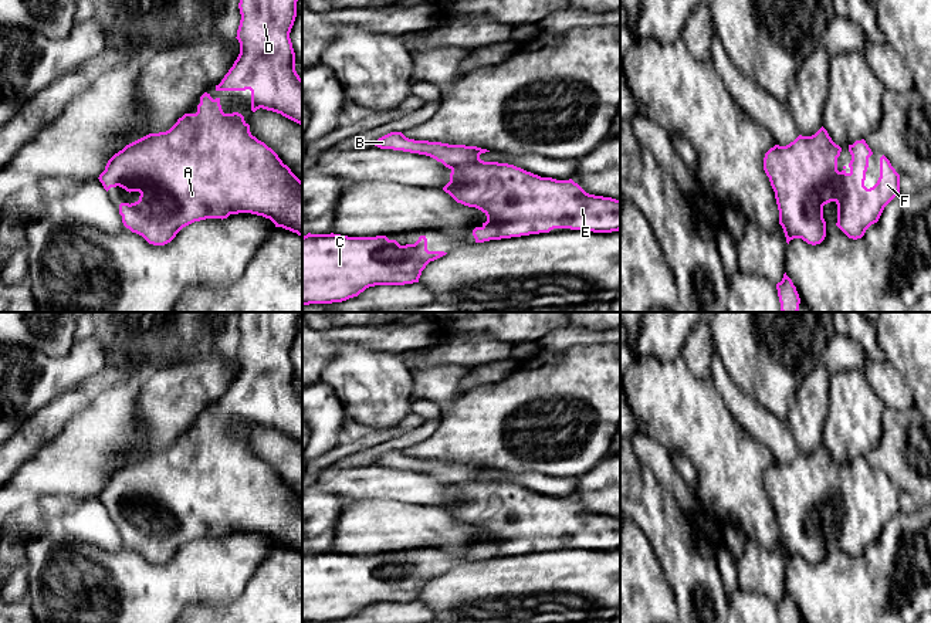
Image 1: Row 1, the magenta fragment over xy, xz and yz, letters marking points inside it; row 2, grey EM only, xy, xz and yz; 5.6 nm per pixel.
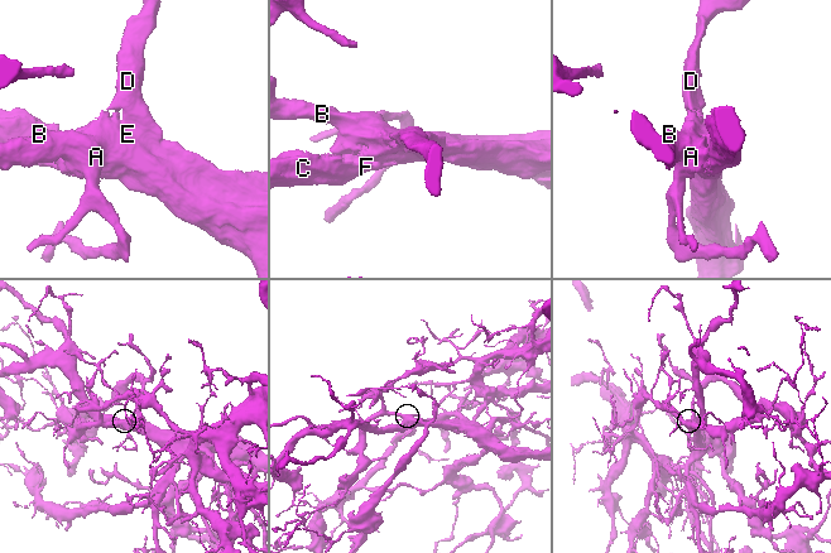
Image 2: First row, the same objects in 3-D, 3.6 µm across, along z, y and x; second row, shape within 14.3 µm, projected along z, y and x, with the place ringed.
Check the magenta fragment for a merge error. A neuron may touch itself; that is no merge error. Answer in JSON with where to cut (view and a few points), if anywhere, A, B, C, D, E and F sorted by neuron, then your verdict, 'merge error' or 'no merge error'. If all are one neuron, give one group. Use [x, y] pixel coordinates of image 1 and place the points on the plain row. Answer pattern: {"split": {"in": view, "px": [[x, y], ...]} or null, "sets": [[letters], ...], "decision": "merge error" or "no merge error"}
{"split": {"in": "yz", "px": [[803, 454], [798, 463], [808, 467], [821, 491], [823, 522]]}, "sets": [["A", "C", "D", "E", "F"], ["B"]], "decision": "merge error"}

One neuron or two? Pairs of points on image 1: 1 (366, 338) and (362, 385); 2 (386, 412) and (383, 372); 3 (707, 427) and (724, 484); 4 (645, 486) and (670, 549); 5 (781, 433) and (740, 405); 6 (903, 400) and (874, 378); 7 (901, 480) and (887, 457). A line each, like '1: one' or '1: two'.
1: two
2: one
3: one
4: one
5: one
6: one
7: one

